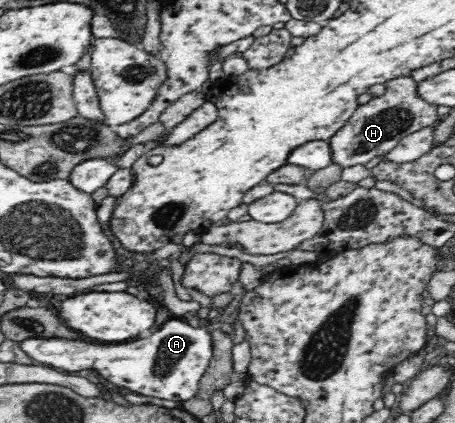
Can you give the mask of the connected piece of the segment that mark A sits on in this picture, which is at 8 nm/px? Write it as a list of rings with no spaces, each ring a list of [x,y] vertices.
[[[173,316],[156,332],[147,335],[147,339],[121,345],[97,345],[65,338],[27,338],[18,343],[37,364],[69,373],[95,370],[103,382],[128,389],[133,394],[181,402],[199,394],[199,381],[212,356],[210,333],[203,326],[191,327],[184,318]]]

